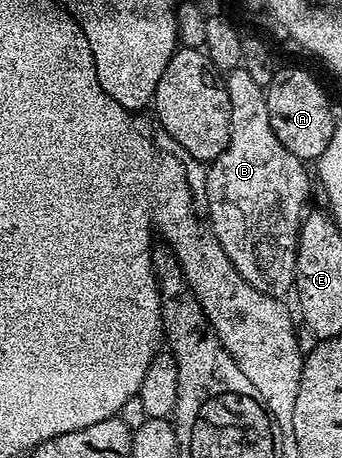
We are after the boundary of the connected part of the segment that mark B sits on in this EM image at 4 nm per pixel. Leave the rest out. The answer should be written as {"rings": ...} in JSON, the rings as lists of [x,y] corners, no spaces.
{"rings":[[[242,67],[230,70],[226,74],[225,84],[231,104],[229,147],[225,147],[225,151],[221,151],[221,155],[206,166],[207,213],[211,216],[209,228],[245,283],[267,297],[283,299],[295,287],[295,252],[299,246],[299,228],[303,226],[309,209],[307,200],[311,197],[311,181],[303,170],[306,169],[304,162],[287,150],[273,131],[264,86],[257,84],[249,76],[249,71]]]}

